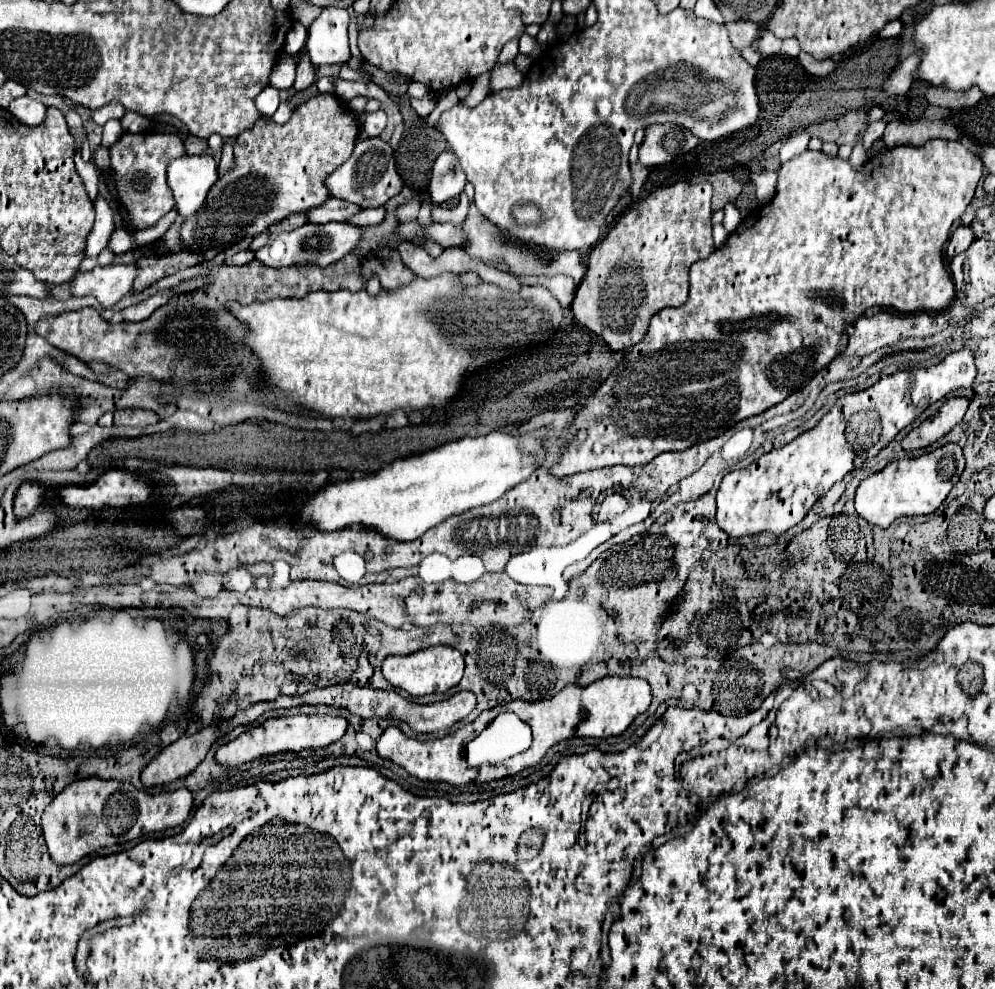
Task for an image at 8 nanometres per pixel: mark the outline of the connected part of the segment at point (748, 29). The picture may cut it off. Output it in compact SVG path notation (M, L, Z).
M727 22L725 26L729 30L729 40L733 40L733 46L737 50L751 46L761 32L761 26L757 26L755 22Z

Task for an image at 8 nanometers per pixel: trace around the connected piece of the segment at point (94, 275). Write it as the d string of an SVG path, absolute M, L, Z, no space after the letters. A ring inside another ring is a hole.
M115 264L115 266L95 266L89 272L75 274L71 278L71 296L95 296L101 306L113 308L125 294L131 292L133 280L137 276L137 266Z

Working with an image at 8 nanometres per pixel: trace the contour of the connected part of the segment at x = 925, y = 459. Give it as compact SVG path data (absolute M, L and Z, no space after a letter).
M949 442L919 458L901 458L889 462L883 470L865 478L855 492L855 510L873 526L887 528L895 518L933 514L957 484L965 468L963 450L959 444Z

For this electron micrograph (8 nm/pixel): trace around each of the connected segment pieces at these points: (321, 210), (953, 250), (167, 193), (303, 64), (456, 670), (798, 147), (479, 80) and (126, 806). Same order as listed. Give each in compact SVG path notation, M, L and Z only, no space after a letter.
M329 198L321 206L317 206L317 210L309 210L307 222L313 222L313 224L343 222L343 220L347 220L349 216L353 216L359 210L361 210L359 206L353 206L349 202L341 202L339 198Z
M959 226L959 228L951 234L951 238L949 238L947 248L945 248L945 254L947 254L949 258L961 254L961 252L965 252L965 250L971 246L973 240L975 240L975 234L973 234L971 226Z
M123 134L111 148L111 168L117 176L117 190L121 204L127 210L133 228L143 230L153 226L161 216L165 216L173 206L173 194L167 186L167 164L173 158L185 154L183 142L175 134Z
M305 46L301 48L301 60L299 60L299 66L297 66L297 78L295 78L295 90L305 90L313 84L315 80L315 70L311 68L311 62L309 62L309 56L307 56L307 50Z
M433 646L425 650L417 650L407 656L389 656L385 658L381 672L383 676L395 686L411 696L425 696L433 692L447 692L449 688L457 686L463 678L463 656L459 650L453 650L451 646Z
M807 132L797 134L797 136L791 136L791 138L781 146L781 150L779 150L781 162L785 164L785 162L789 162L791 158L799 156L801 152L805 152L805 150L807 150L807 144L809 144L809 138L811 138L811 136L809 136Z
M489 74L477 76L475 82L473 82L471 92L469 92L465 98L461 98L459 104L465 106L465 108L475 108L475 106L487 96L487 92L489 92Z
M91 776L69 784L61 794L57 794L45 808L41 826L53 862L65 866L79 862L83 856L103 846L125 844L149 832L179 826L187 820L191 806L193 794L187 788L163 794L147 794L129 782L101 780Z

